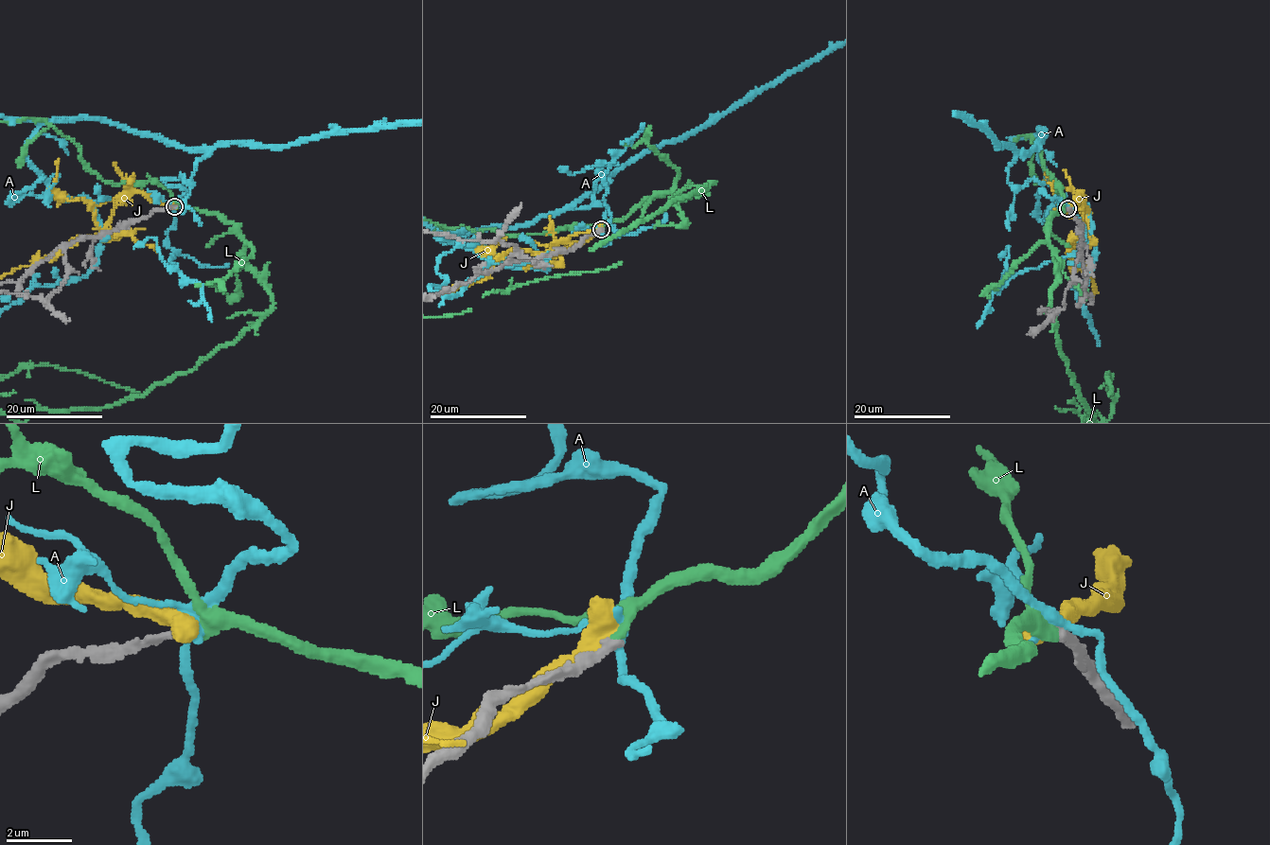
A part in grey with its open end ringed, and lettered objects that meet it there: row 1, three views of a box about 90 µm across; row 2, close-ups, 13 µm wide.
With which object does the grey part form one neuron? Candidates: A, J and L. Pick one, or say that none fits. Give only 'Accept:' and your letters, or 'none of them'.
Accept: L

